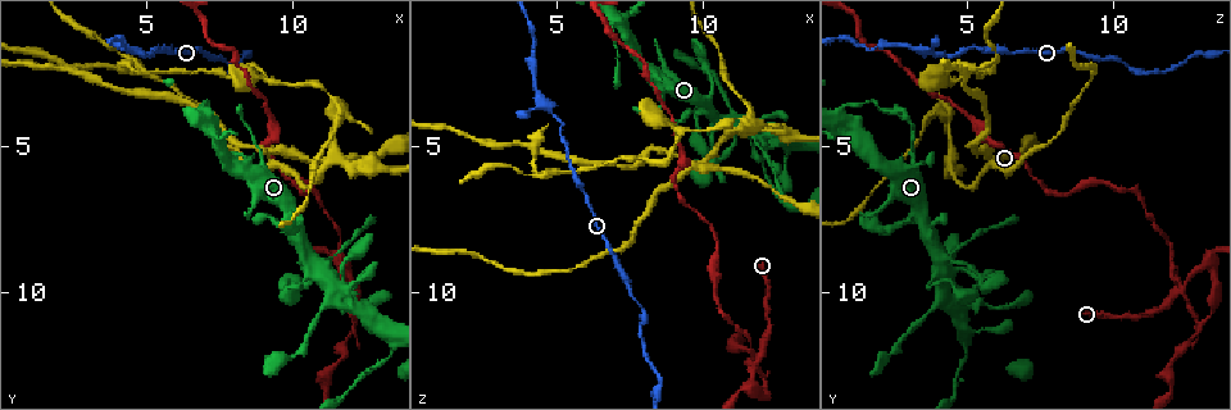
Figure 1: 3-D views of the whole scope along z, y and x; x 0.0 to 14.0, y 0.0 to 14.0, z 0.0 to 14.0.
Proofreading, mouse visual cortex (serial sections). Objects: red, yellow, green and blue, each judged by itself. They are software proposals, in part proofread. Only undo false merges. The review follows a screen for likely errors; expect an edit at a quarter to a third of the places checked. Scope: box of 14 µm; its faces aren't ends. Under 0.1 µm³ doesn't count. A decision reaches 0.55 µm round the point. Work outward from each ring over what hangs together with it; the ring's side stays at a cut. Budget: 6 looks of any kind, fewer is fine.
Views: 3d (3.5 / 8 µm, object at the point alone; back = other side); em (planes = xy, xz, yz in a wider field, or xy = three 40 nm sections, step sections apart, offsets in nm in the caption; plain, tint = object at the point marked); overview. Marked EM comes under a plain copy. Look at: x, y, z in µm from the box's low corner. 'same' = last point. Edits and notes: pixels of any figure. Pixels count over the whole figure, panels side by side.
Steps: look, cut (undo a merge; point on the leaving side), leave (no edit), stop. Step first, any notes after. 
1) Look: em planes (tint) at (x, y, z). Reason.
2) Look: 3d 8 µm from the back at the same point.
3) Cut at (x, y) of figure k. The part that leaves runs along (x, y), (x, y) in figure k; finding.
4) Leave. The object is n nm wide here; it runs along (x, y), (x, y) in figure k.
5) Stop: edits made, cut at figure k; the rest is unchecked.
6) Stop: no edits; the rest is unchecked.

Look: em planes (tint) at (10.0, 5.2, 5.8). Abrupt turn.

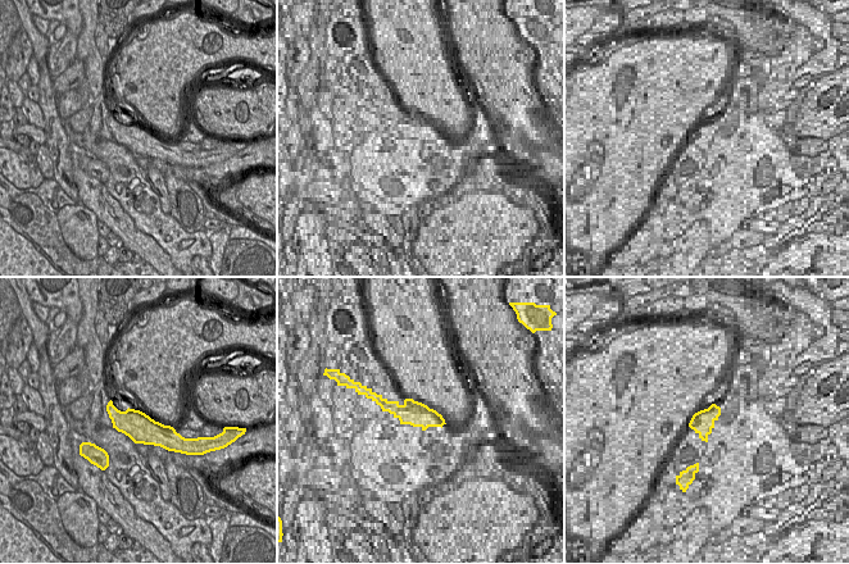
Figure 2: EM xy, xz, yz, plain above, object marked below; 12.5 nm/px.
Look: 3d 3.5 µm at the same point.

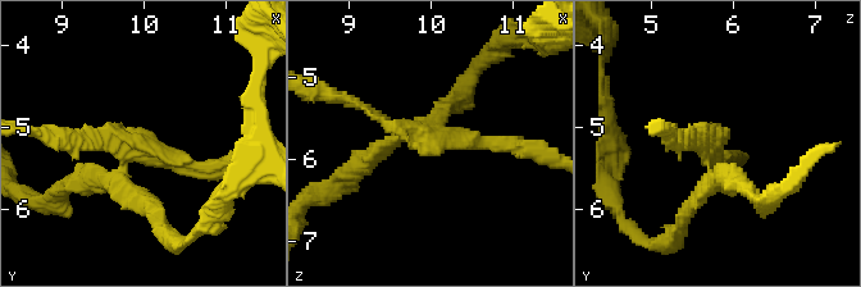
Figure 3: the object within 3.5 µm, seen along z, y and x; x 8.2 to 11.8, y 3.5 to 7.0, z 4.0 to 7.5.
Cut at (137, 206) of figure 3. The object is 360 nm wide here; the part that leaves runs along (117, 172), (159, 227), (187, 242) in figure 3; two cells meet here.

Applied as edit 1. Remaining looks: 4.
Look: overview.

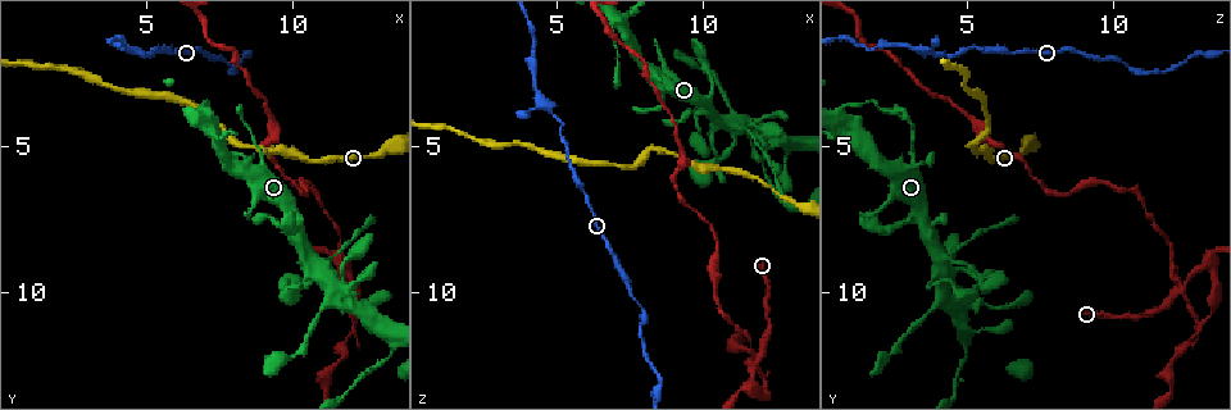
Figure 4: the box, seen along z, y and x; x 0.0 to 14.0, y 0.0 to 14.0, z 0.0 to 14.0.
Look: 3d 3.5 µm at (11.6, 10.0, 4.2). Sharp bend.

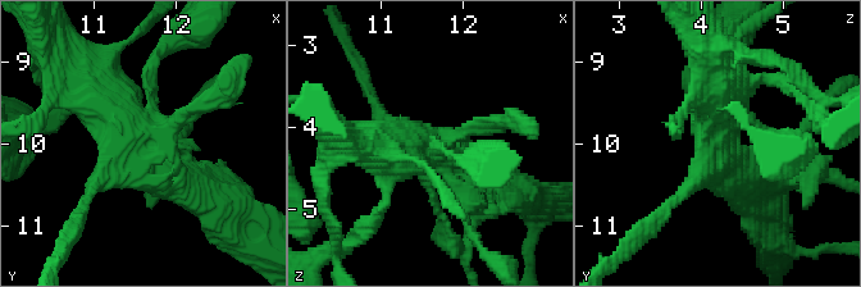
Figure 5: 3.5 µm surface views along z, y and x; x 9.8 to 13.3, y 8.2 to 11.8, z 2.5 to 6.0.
Leave. It runs along (68, 69), (154, 172), (186, 187) in figure 5; all the same cell.

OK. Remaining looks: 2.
Look: 3d 3.5 µm at (13.4, 12.1, 4.9).

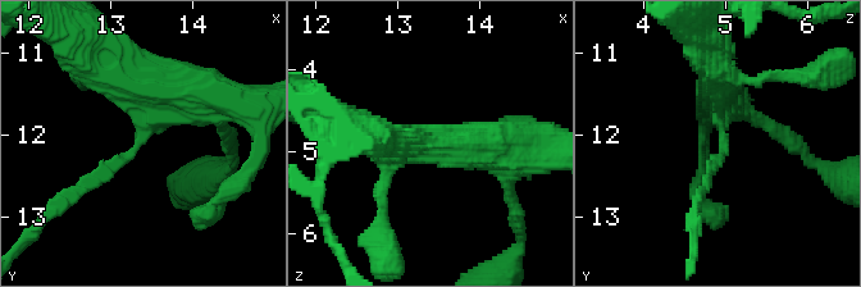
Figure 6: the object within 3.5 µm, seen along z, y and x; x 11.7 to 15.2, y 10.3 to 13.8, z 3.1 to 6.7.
Look: em xy step 1 (tint) at (13.35, 12.00, 5.00).

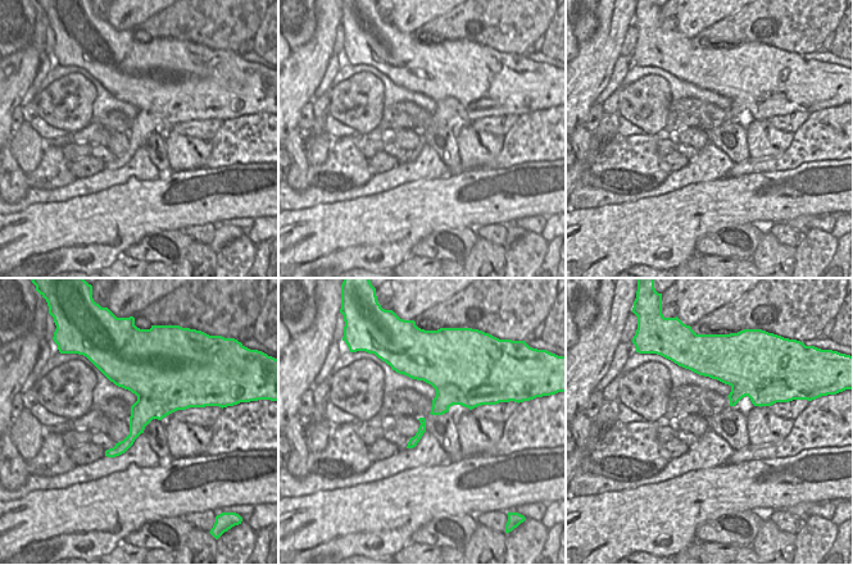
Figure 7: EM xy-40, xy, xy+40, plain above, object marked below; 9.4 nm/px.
Leave. The arms are 150, 450 nm wide; it runs along (718, 73), (724, 153), (704, 188) in figure 6; continuous, no second cell.

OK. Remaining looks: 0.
Stop: edits made, cut at figure 3; the rest is unchecked.

